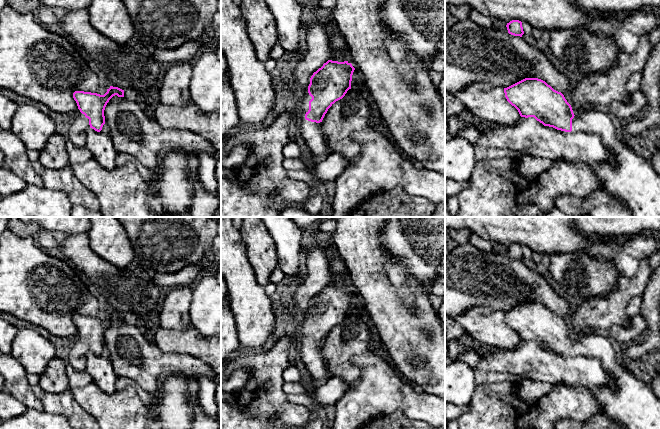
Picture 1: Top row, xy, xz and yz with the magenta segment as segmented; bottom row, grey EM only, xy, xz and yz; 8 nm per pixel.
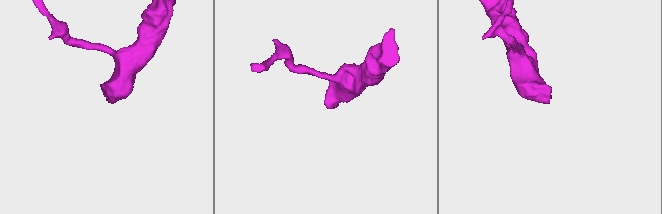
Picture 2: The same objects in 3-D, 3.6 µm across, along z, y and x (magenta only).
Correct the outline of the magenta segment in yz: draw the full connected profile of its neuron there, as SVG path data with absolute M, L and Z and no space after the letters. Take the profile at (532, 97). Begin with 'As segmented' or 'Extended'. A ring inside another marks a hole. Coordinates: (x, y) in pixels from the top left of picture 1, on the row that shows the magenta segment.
Extended. M525 78L504 88L504 93L507 101L518 110L521 117L534 117L544 126L565 132L582 131L599 135L604 145L613 150L616 156L615 162L589 165L592 173L602 182L602 190L622 200L633 217L660 217L660 175L652 164L637 155L616 133L609 115L596 108L588 108L580 113L574 112L561 92L538 78Z

